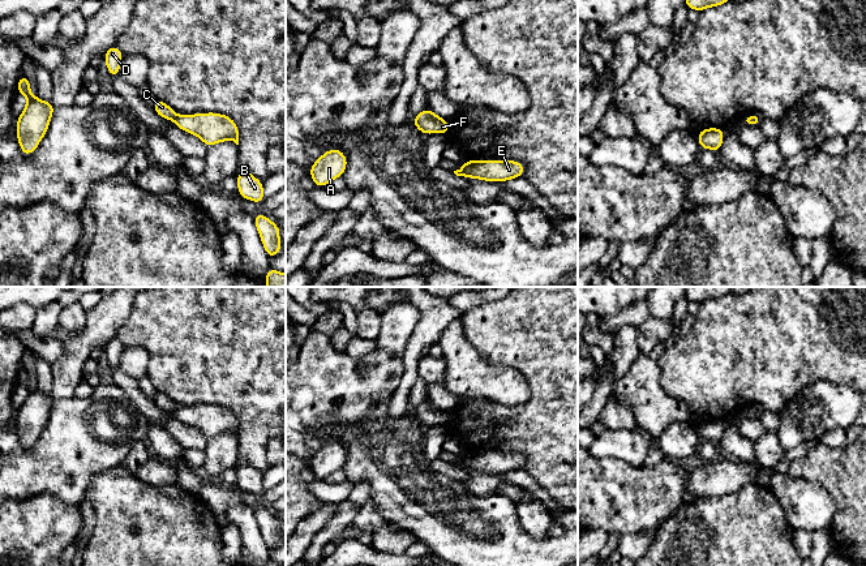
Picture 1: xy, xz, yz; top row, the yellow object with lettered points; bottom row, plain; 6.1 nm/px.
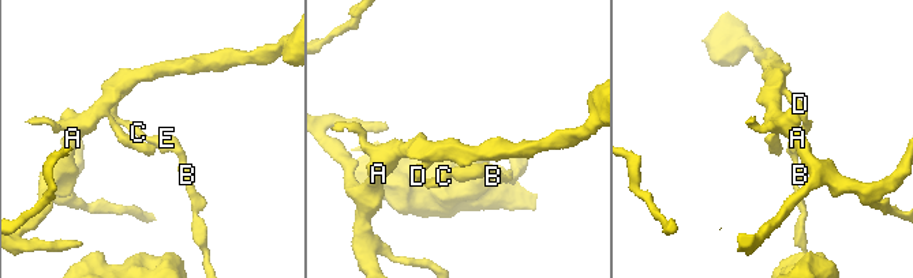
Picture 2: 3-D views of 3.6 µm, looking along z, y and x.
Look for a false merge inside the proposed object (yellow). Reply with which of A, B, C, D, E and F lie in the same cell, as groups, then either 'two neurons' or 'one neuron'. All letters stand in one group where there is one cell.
groups A C D F / B E; two neurons

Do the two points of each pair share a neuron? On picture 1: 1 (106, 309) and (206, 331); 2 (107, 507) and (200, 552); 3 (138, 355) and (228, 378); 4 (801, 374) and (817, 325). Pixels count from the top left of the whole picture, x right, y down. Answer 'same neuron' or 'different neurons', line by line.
1: different neurons
2: same neuron
3: different neurons
4: same neuron

